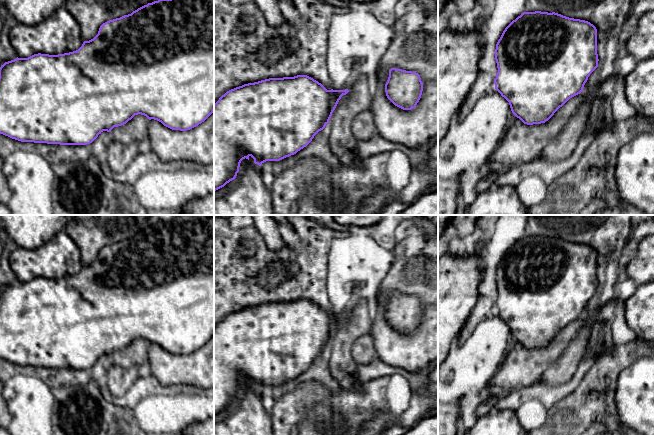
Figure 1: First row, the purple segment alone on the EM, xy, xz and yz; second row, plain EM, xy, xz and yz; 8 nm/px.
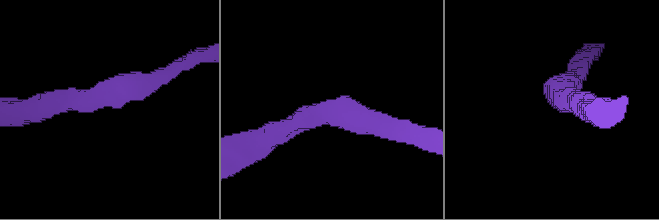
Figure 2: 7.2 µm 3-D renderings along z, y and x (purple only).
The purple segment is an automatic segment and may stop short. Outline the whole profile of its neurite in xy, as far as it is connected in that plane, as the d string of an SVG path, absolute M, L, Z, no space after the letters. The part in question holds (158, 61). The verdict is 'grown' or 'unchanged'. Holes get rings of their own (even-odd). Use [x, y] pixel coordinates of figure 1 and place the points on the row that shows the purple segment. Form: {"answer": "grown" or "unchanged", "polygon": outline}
{"answer": "unchanged", "polygon": "M158 0L148 3L131 14L124 15L120 18L109 20L103 23L98 31L98 34L89 41L84 41L82 46L73 52L49 55L49 54L34 54L28 58L16 58L5 62L0 67L0 134L8 136L12 139L21 142L60 144L60 145L87 145L92 143L99 134L103 131L111 132L114 127L122 126L131 120L135 115L141 114L149 120L154 119L161 122L164 126L172 130L186 131L190 130L202 122L204 122L214 112L214 0Z"}

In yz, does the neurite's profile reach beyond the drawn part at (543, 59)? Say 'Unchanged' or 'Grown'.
Unchanged

